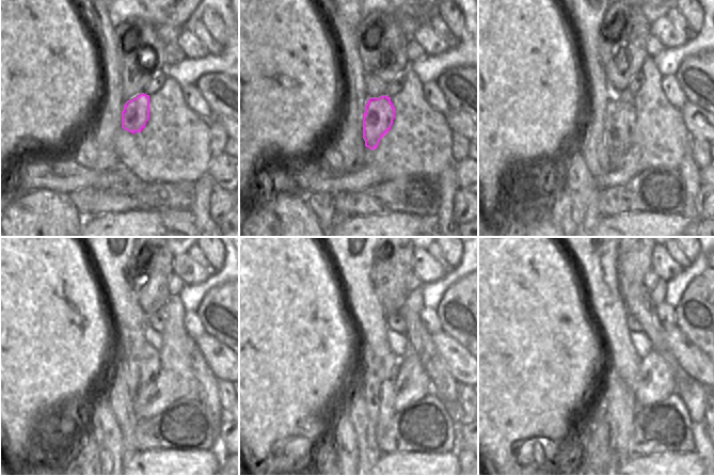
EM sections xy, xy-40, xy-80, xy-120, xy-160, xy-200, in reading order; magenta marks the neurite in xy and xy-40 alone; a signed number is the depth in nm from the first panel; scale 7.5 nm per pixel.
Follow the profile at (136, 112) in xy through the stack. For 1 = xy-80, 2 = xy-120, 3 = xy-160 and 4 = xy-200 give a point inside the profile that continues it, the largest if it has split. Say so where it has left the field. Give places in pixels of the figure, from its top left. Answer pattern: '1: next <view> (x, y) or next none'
1: next xy-80 (620, 116)
2: next xy-120 (142, 363)
3: next xy-160 (380, 373)
4: next xy-200 (621, 410)

